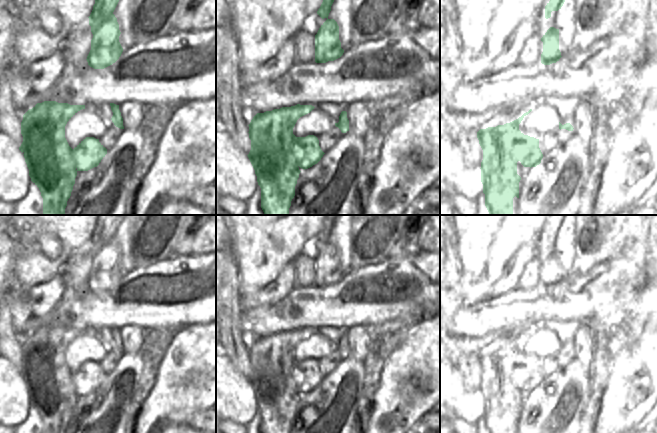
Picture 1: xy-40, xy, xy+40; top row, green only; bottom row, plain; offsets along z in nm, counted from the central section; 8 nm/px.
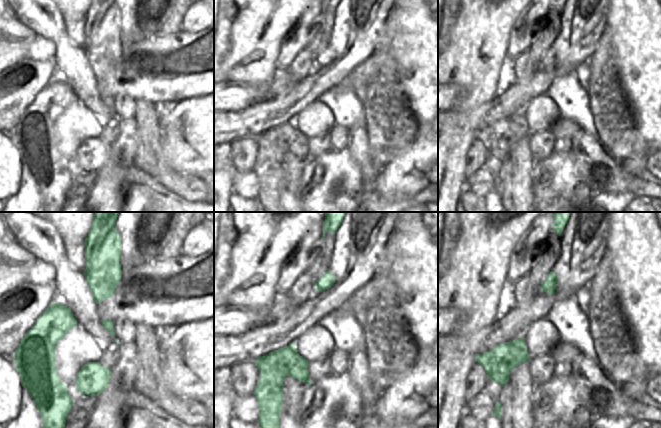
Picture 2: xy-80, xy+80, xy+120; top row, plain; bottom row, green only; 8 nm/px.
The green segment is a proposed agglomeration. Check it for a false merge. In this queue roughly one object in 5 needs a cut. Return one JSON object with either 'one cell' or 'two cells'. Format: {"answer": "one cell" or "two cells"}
{"answer": "two cells"}

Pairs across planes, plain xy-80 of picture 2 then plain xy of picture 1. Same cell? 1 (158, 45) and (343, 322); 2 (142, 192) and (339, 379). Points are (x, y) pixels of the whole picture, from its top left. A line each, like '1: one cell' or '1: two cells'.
1: one cell
2: two cells

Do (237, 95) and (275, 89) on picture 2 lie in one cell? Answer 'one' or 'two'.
one

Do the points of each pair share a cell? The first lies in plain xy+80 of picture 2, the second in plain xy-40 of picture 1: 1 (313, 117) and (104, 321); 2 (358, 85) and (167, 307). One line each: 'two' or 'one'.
1: two
2: one

